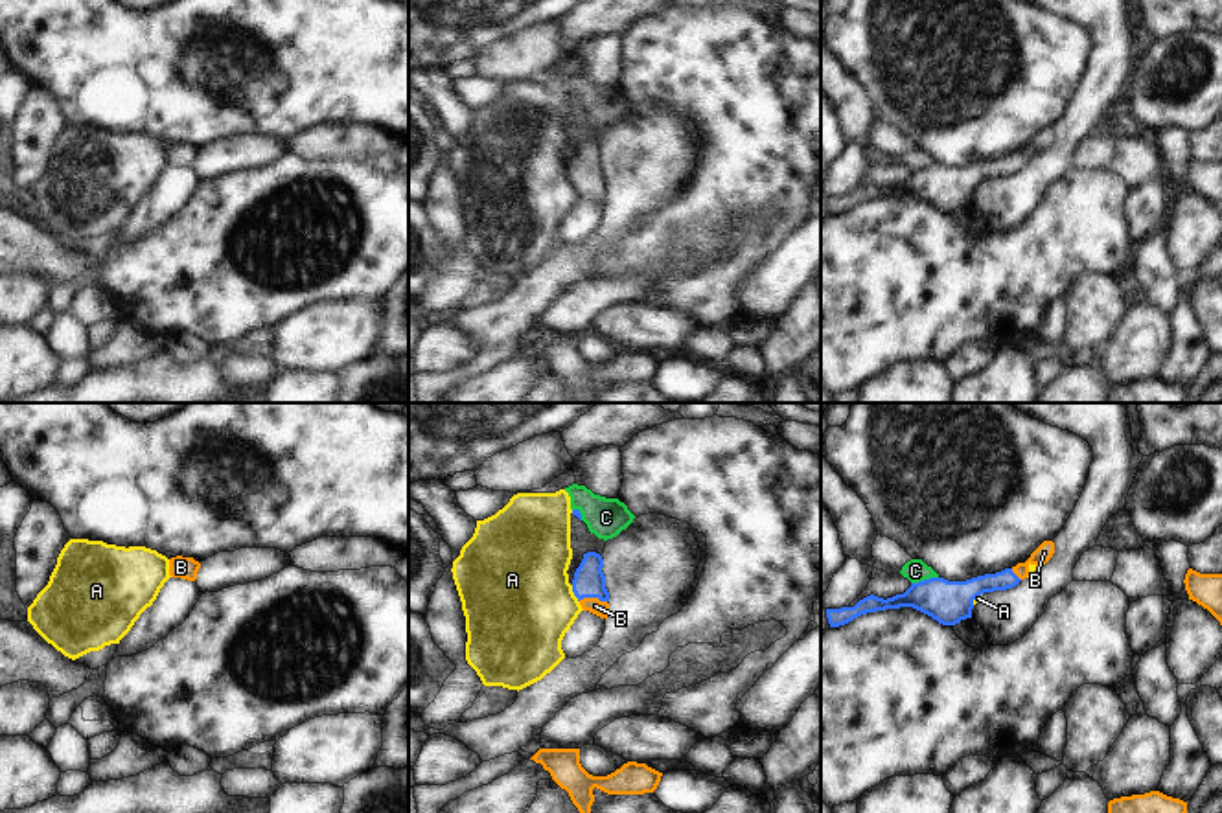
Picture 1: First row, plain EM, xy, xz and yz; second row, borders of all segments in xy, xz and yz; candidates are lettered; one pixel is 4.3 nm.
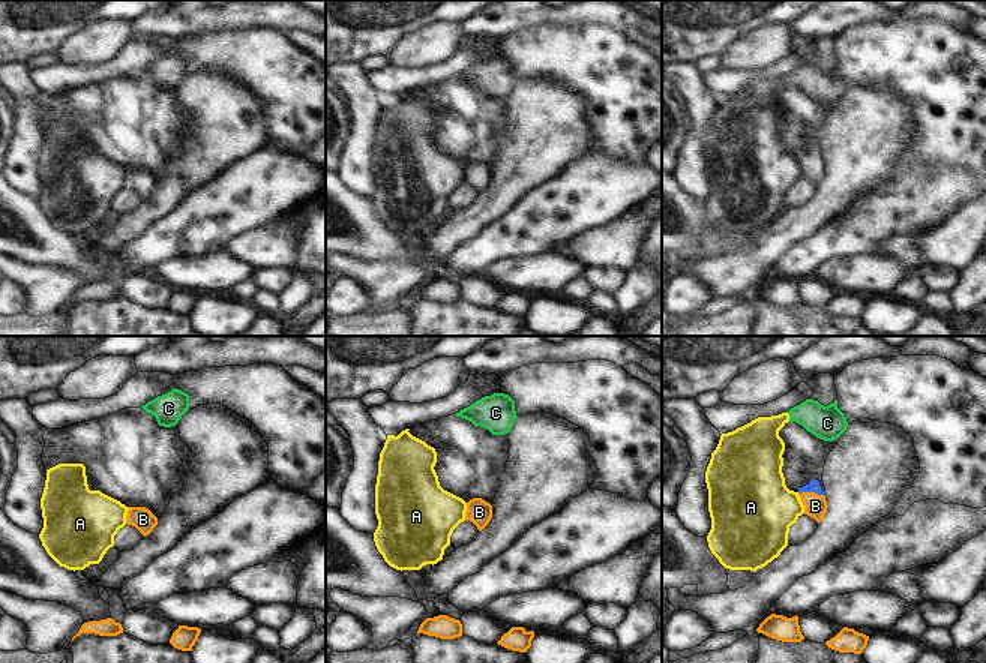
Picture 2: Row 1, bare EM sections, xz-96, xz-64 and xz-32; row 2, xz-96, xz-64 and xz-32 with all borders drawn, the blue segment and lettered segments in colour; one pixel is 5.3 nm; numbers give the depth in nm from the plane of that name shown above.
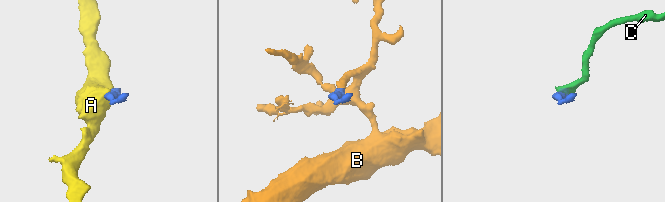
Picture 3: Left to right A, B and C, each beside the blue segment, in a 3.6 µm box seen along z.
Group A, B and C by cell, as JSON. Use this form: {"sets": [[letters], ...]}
{"sets": [["A", "C"], ["B"]]}

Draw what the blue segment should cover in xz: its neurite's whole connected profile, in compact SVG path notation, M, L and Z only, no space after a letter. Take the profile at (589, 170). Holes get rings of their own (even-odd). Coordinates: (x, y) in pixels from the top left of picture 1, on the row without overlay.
M596 140L583 142L580 155L574 160L572 180L583 199L600 206L609 204L609 180L605 177L605 164L602 160L604 147Z

